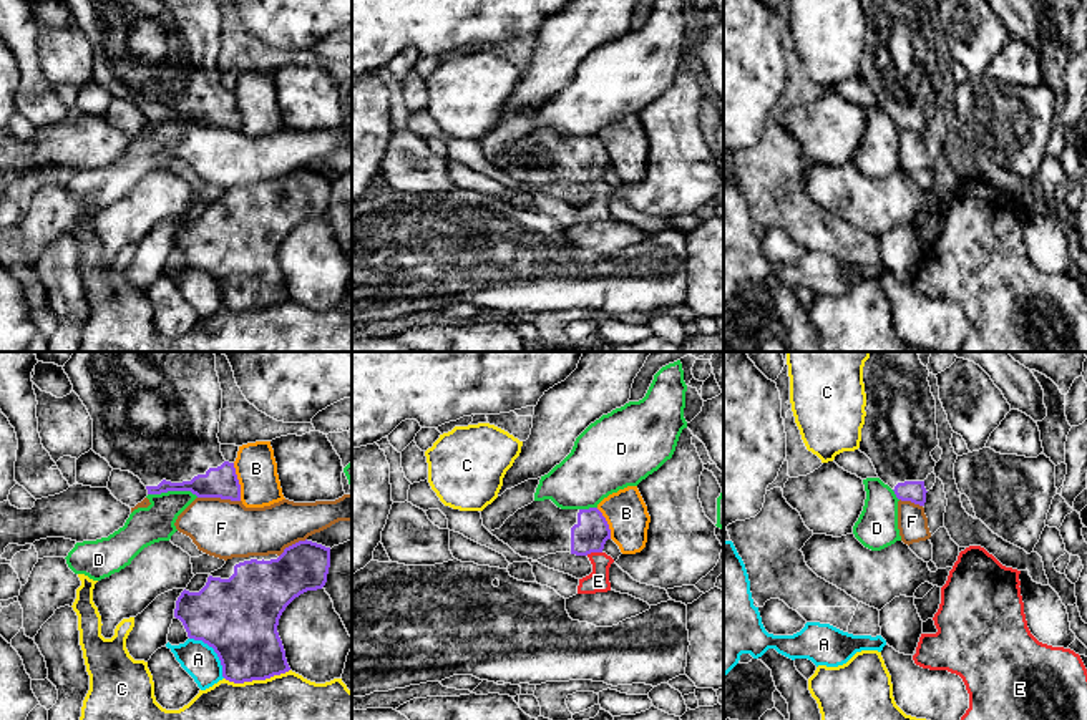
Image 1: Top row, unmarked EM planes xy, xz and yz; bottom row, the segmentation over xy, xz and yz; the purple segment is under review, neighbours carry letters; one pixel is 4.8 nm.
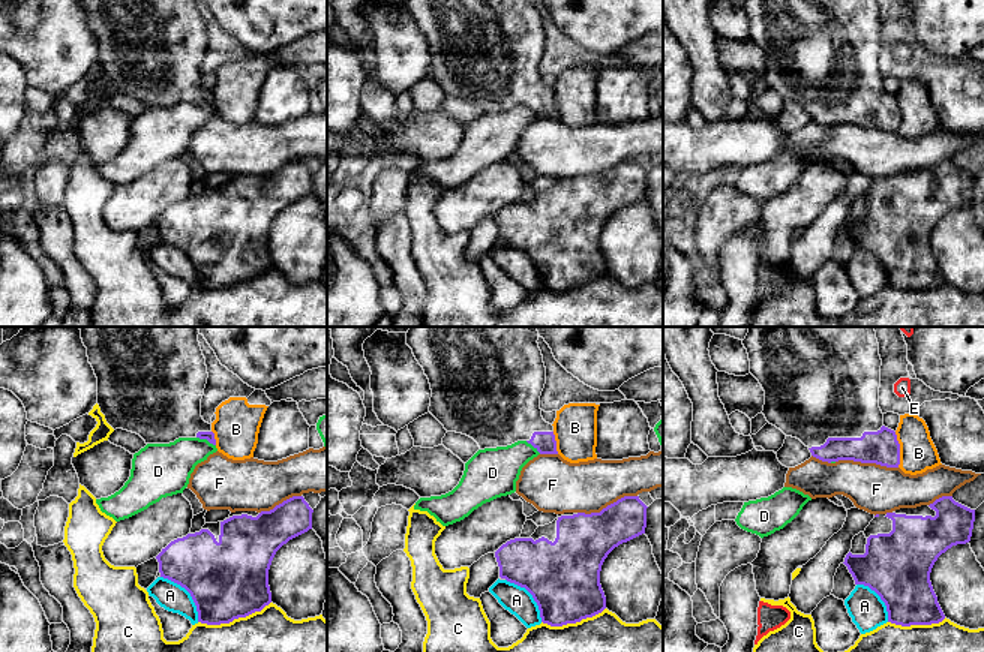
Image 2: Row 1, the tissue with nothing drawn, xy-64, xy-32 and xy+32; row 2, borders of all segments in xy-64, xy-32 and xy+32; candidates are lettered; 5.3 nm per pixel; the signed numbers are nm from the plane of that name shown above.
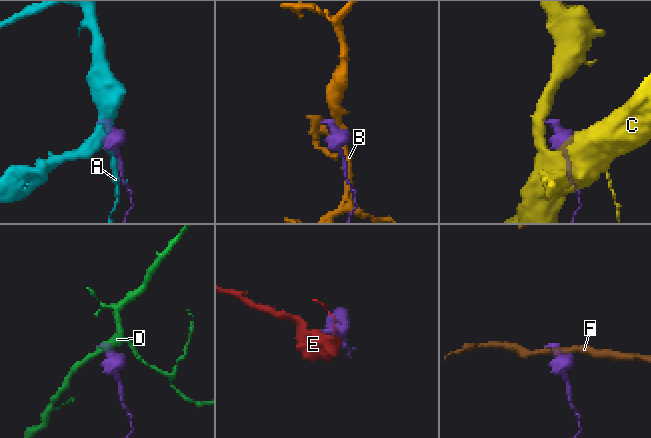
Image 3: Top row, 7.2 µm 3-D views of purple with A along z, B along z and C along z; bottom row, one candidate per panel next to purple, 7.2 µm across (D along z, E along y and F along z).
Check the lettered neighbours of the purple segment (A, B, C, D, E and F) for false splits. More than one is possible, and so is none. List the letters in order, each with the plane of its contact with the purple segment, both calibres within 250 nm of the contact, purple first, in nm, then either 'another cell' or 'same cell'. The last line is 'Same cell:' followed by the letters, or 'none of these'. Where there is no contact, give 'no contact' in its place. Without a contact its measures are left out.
A: xy | 380/170 nm | another cell
B: xy | 150/200 nm | another cell
C: xy | 340/460 nm | another cell
D: xy | 150/190 nm | another cell
E: xz | 170/110 nm | another cell
F: xy | 150/280 nm | another cell
Same cell: none of these

